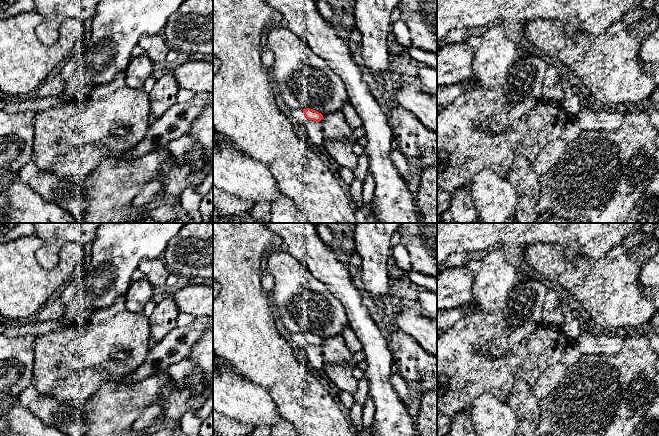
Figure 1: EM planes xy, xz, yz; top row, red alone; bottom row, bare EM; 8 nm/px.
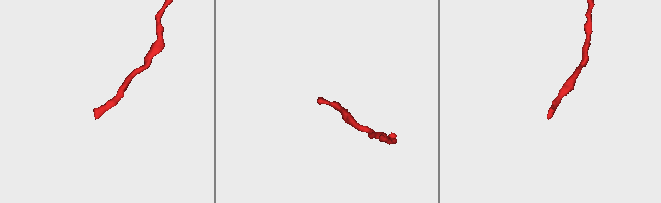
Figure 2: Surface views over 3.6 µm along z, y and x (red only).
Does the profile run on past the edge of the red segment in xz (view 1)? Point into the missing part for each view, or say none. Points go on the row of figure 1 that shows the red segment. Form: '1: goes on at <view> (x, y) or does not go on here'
1: goes on at xz (298, 114)

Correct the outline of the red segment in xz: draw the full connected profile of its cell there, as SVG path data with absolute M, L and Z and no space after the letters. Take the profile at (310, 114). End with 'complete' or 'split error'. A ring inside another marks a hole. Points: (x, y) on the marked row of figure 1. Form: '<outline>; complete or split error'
M306 108L303 110L291 109L291 113L298 122L301 122L305 118L320 122L323 118L323 115L321 113L310 108Z; split error

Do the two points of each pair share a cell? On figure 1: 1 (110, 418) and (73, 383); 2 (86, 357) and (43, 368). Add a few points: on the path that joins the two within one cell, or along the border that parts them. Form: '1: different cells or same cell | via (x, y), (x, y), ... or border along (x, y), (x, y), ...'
1: different cells | border along (106, 382), (83, 402)
2: same cell | via (75, 358), (57, 358), (54, 361)

